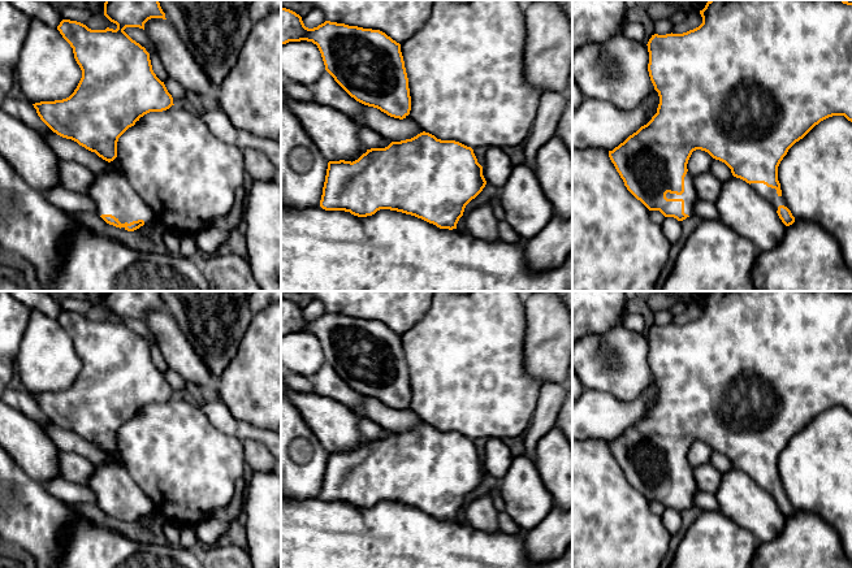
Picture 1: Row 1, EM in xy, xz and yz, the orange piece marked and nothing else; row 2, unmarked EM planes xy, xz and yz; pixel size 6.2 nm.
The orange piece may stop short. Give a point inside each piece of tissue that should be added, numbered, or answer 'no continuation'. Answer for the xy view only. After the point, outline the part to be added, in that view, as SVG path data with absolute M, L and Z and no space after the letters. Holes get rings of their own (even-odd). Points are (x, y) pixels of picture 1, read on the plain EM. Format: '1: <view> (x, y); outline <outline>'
1: xy (111, 484); outline M104 460L96 464L87 487L95 497L95 504L112 506L121 515L143 511L144 516L155 516L151 499L142 491L122 464Z

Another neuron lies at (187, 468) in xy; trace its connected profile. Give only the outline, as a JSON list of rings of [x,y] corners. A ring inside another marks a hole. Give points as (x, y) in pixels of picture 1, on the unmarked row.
[[[172,396],[166,402],[150,403],[140,408],[118,429],[117,451],[127,473],[151,499],[155,512],[180,529],[195,528],[213,511],[226,507],[235,494],[235,484],[243,477],[246,467],[242,441],[213,426],[203,409],[189,398]]]

